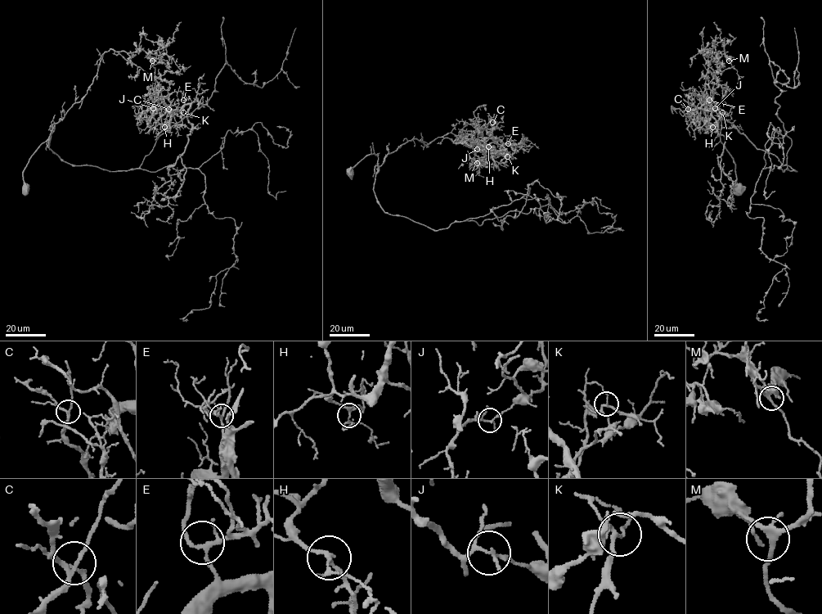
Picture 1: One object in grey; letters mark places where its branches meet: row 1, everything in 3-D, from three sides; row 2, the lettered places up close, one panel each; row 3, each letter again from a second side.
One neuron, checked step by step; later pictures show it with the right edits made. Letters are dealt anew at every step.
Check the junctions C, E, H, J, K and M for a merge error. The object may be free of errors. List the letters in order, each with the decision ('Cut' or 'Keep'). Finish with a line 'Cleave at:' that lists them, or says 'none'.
C: Keep
E: Keep
H: Keep
J: Cut
K: Keep
M: Keep
Cleave at: J

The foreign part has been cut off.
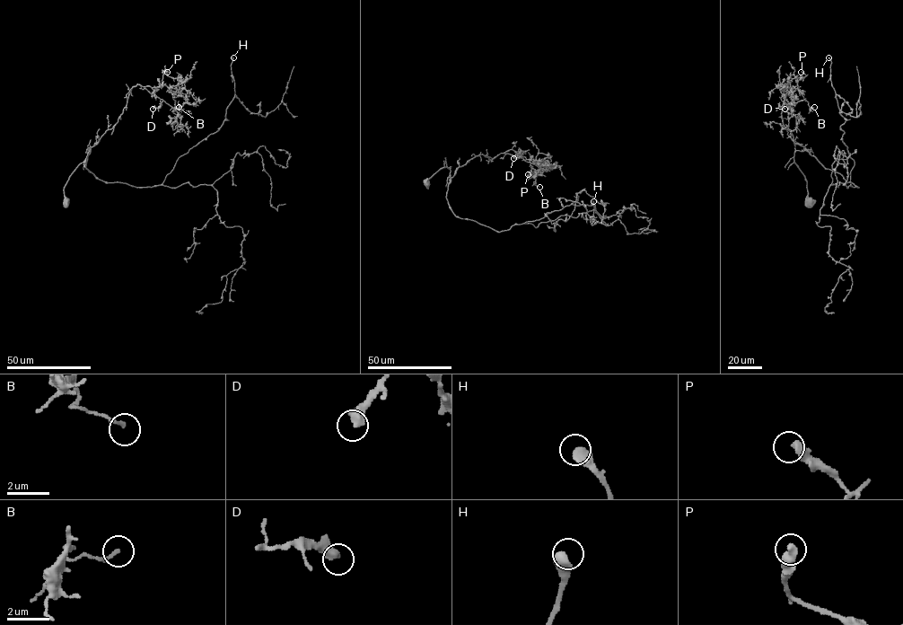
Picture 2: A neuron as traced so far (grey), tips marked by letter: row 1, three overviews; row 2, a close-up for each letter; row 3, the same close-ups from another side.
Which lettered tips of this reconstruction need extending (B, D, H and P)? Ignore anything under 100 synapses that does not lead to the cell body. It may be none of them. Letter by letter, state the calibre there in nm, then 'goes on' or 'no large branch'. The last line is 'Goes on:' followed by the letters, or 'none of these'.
B: calibre 150 nm; no large branch
D: calibre 320 nm; no large branch
H: calibre 550 nm; goes on
P: calibre 400 nm; no large branch
Goes on: H

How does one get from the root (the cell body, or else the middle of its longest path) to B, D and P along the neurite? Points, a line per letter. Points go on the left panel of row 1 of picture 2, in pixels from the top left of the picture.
B: (66, 203), (64, 189), (69, 176), (118, 122), (133, 87), (174, 88), (174, 108), (179, 107)
D: (66, 203), (64, 189), (69, 176), (118, 122), (133, 87), (144, 86), (161, 99), (160, 106), (153, 109)
P: (66, 203), (64, 189), (69, 176), (118, 122), (131, 89), (137, 84), (174, 88), (180, 80), (167, 72)

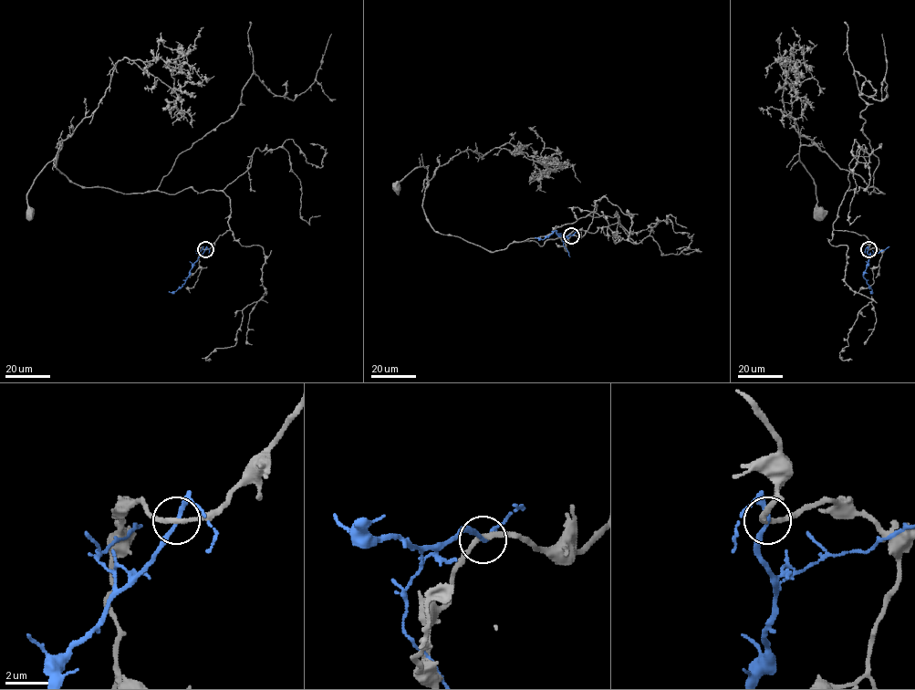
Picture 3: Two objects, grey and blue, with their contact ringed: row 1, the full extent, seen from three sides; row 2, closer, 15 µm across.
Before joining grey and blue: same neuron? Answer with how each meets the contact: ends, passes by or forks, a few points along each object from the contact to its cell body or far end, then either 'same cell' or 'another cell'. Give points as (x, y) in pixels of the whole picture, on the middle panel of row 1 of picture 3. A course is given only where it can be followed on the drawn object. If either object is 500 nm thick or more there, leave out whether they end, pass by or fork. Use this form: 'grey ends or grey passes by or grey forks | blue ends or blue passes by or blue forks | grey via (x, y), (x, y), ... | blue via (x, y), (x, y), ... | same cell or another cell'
grey passes by | blue passes by | grey via (572, 235), (586, 233), (596, 201), (551, 233), (489, 252), (431, 226), (425, 167), (397, 187) | blue via (572, 235), (560, 235), (555, 231), (543, 239), (535, 237) | another cell

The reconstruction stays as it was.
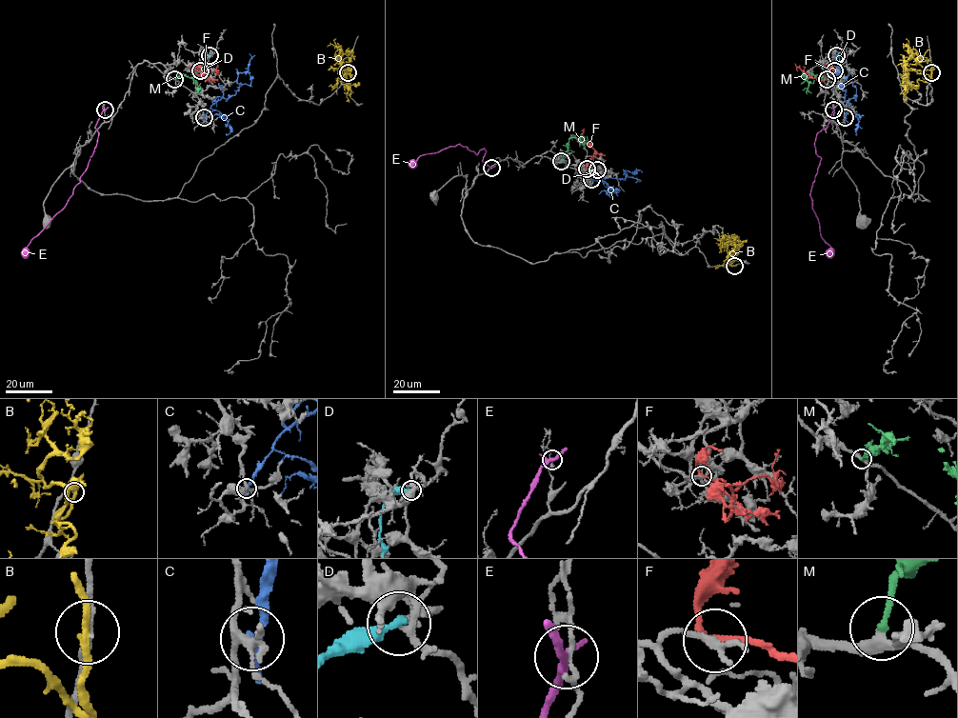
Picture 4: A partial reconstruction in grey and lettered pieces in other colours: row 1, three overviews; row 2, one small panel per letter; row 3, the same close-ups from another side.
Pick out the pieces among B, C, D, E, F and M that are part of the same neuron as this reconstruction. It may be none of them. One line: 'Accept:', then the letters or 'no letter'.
Accept: M

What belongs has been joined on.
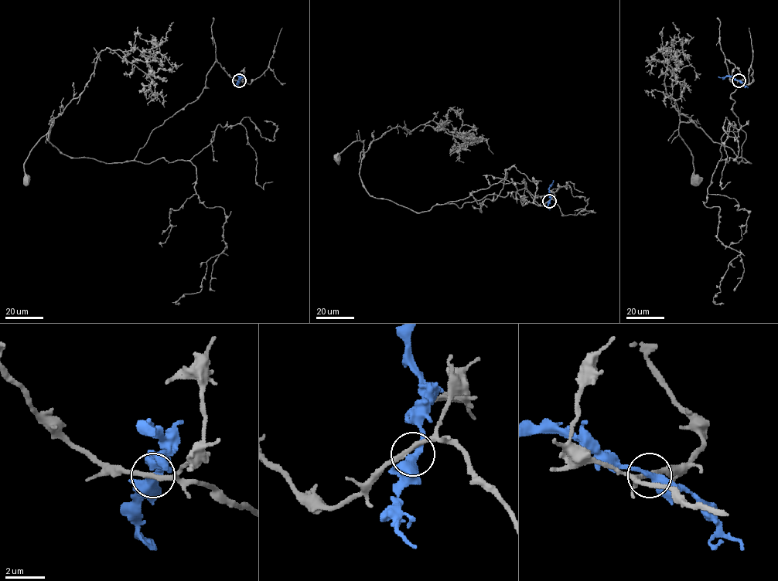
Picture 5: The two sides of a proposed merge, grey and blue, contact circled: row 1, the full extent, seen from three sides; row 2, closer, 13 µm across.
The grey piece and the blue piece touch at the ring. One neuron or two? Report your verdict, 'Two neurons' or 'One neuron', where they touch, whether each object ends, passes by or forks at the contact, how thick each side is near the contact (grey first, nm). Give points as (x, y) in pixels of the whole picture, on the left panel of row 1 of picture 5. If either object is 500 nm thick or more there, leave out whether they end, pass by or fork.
Two neurons. Place: (239, 80). At the ring grey passes by. At the ring blue passes by. Thickness 240 nm (grey) against 400 nm

